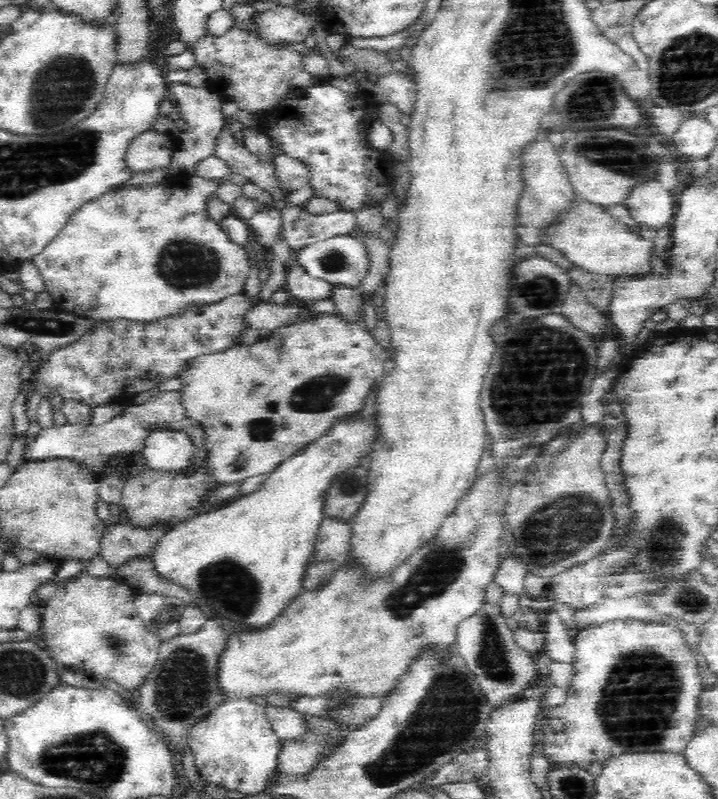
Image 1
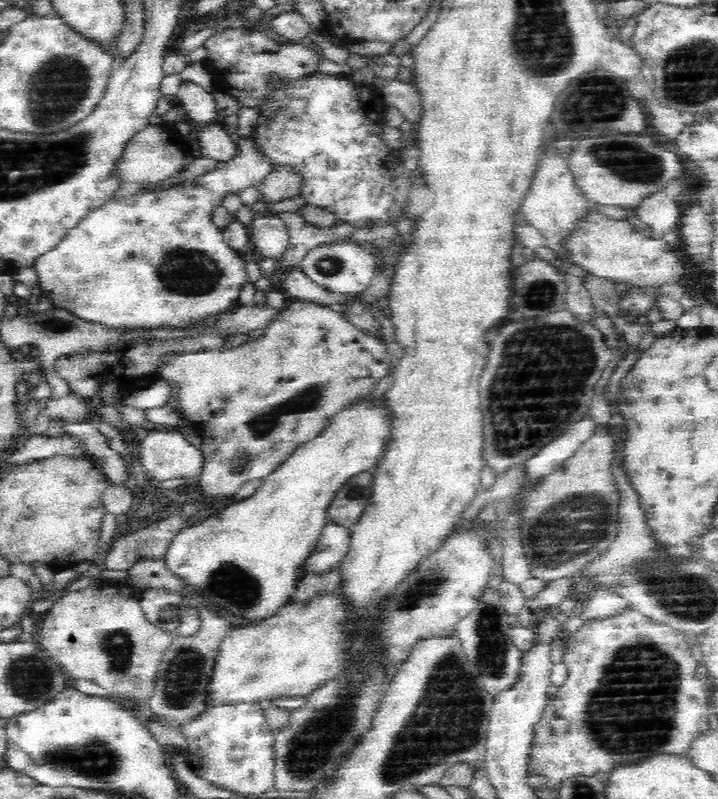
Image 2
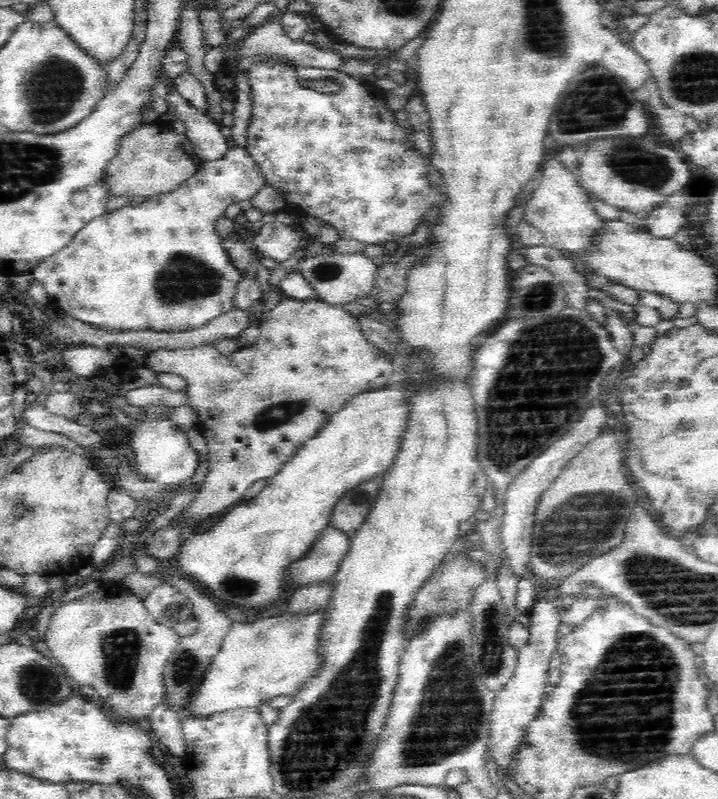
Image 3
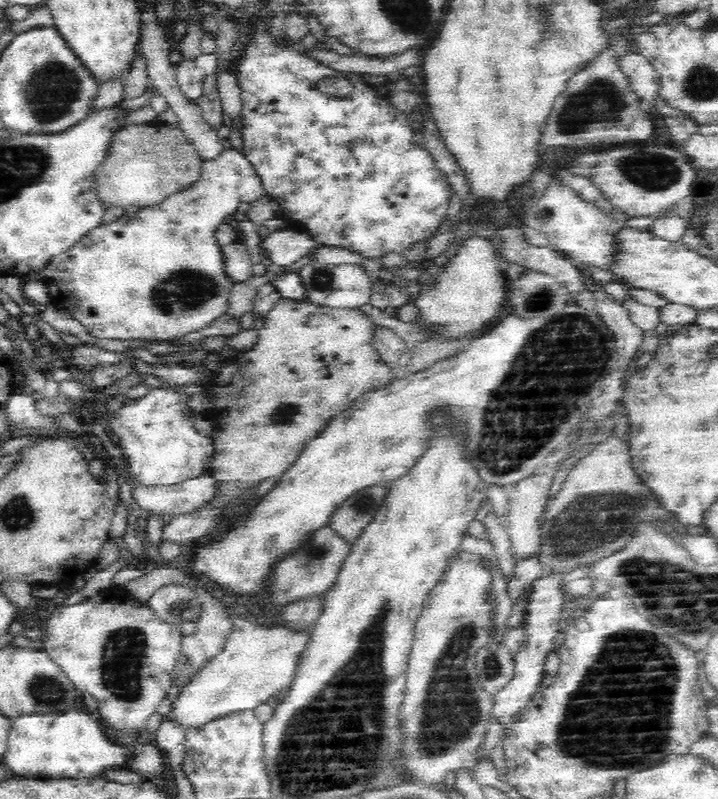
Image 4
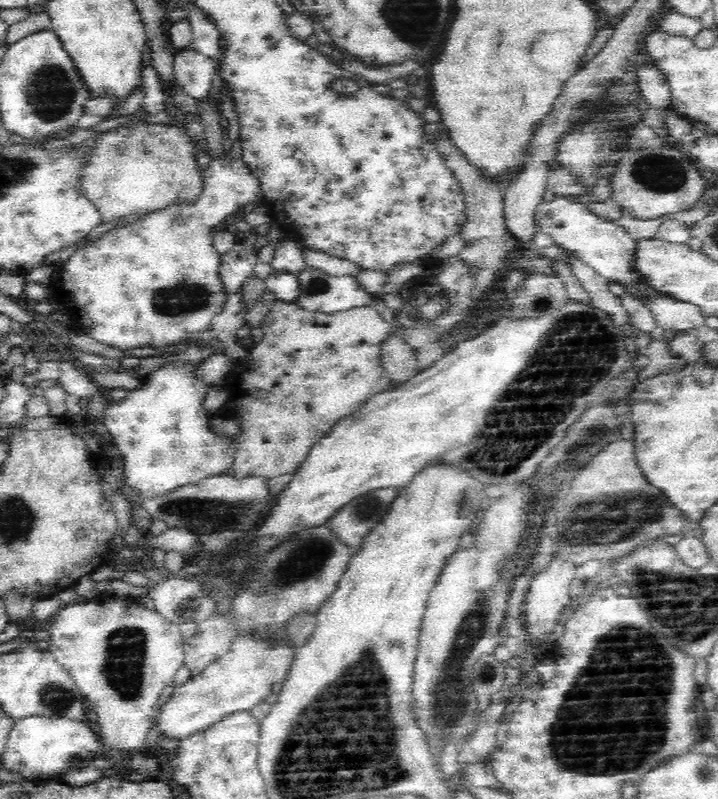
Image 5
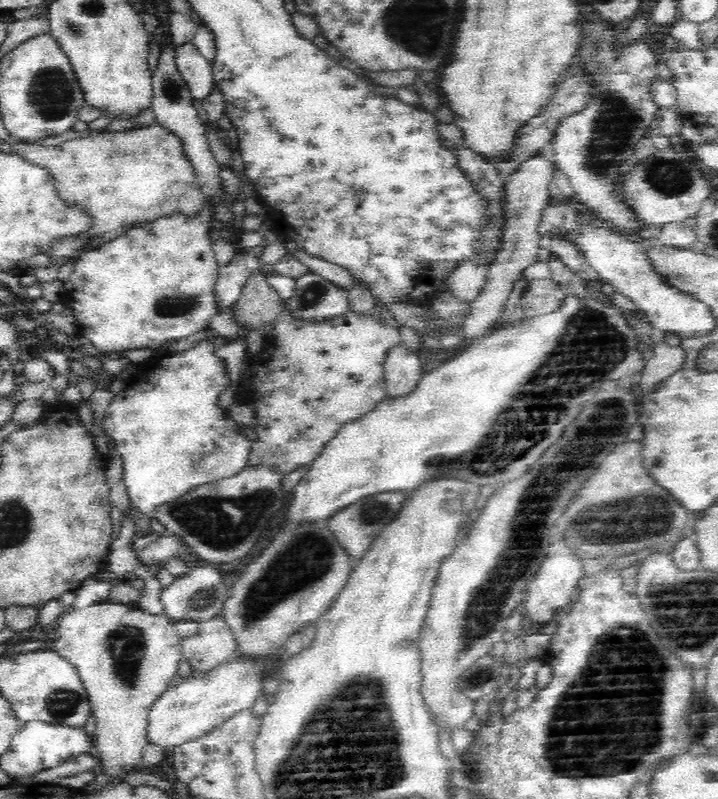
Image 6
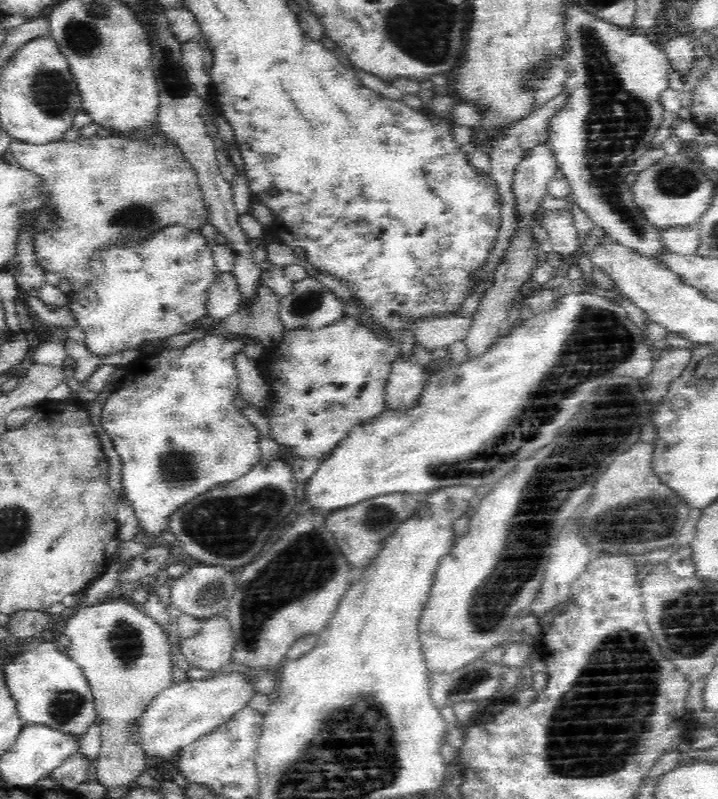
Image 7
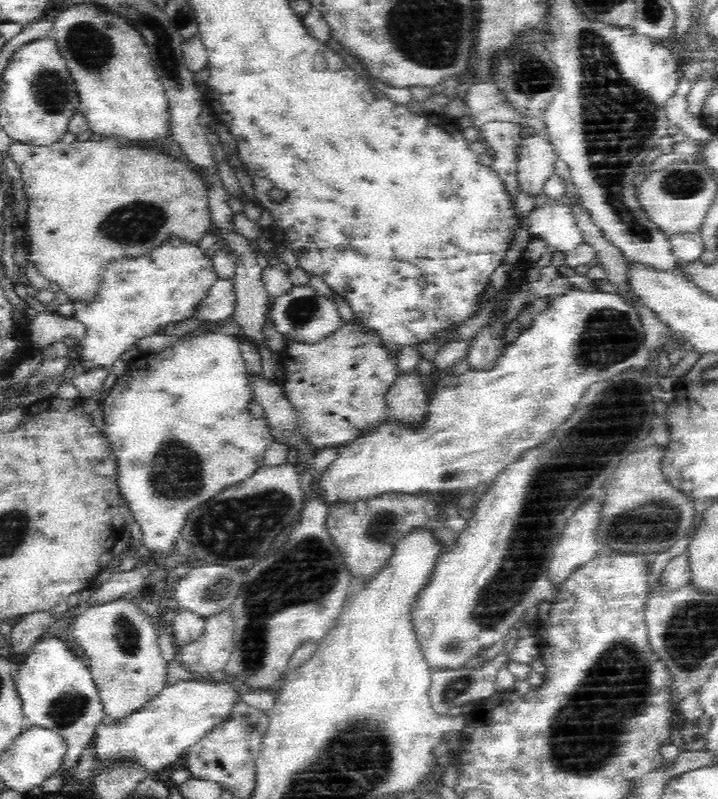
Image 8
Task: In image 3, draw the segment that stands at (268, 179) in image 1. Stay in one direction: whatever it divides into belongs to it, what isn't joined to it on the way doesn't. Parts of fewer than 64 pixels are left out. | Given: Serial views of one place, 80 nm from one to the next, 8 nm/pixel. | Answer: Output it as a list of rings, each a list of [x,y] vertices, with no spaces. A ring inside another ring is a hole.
[[[175,87],[170,90],[165,98],[168,104],[174,107],[179,120],[185,124],[185,135],[192,141],[200,160],[220,160],[230,152],[228,139],[226,135],[222,134],[221,122],[212,120],[188,104],[186,99],[177,93]]]

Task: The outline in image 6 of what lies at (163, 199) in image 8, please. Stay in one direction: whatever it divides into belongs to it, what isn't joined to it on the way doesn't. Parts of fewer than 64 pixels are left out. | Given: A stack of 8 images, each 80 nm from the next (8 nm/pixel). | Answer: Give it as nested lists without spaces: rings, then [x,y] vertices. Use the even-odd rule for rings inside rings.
[[[158,122],[120,132],[94,131],[85,138],[64,141],[55,146],[16,140],[11,144],[11,150],[24,155],[28,161],[44,165],[54,175],[60,197],[85,205],[88,213],[94,215],[94,226],[87,233],[66,238],[44,253],[54,259],[73,260],[90,240],[119,227],[141,225],[176,211],[194,215],[205,201],[183,139]]]

